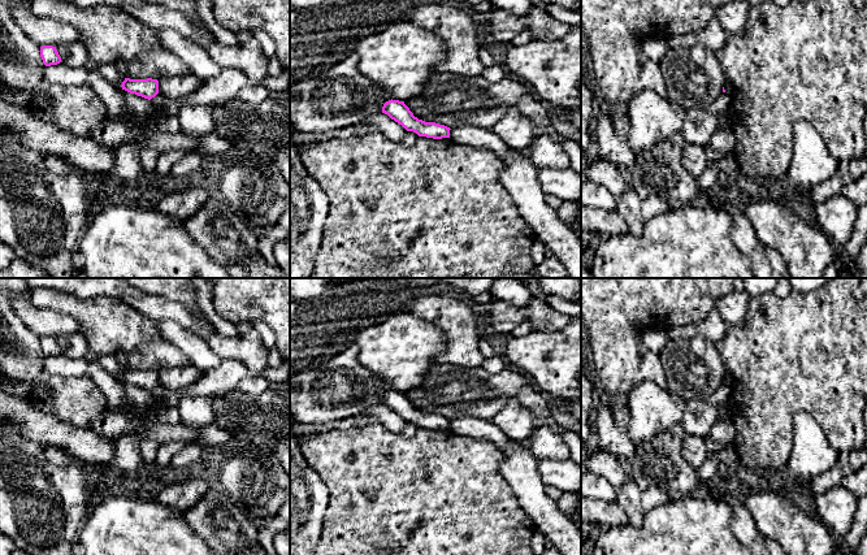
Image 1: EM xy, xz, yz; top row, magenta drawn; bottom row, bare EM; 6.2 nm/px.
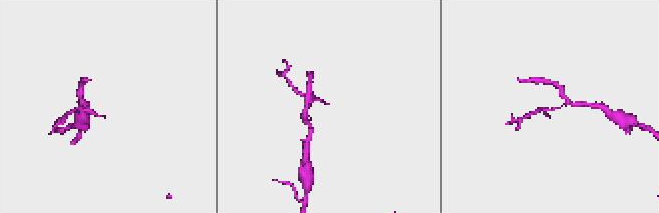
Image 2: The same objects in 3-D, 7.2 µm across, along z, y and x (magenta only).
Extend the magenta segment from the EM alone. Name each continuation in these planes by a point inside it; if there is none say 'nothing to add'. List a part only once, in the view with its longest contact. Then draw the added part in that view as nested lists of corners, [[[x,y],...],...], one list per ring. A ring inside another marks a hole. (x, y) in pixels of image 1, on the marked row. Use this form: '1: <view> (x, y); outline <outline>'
nothing to add

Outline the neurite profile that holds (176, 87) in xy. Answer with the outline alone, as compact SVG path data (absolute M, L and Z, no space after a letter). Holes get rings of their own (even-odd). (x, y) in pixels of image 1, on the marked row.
M195 74L168 77L159 81L159 92L170 99L182 99L198 92L204 84Z

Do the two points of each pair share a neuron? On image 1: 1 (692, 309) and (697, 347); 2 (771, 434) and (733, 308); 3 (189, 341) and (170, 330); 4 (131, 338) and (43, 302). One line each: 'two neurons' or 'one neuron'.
1: two neurons
2: two neurons
3: one neuron
4: one neuron

